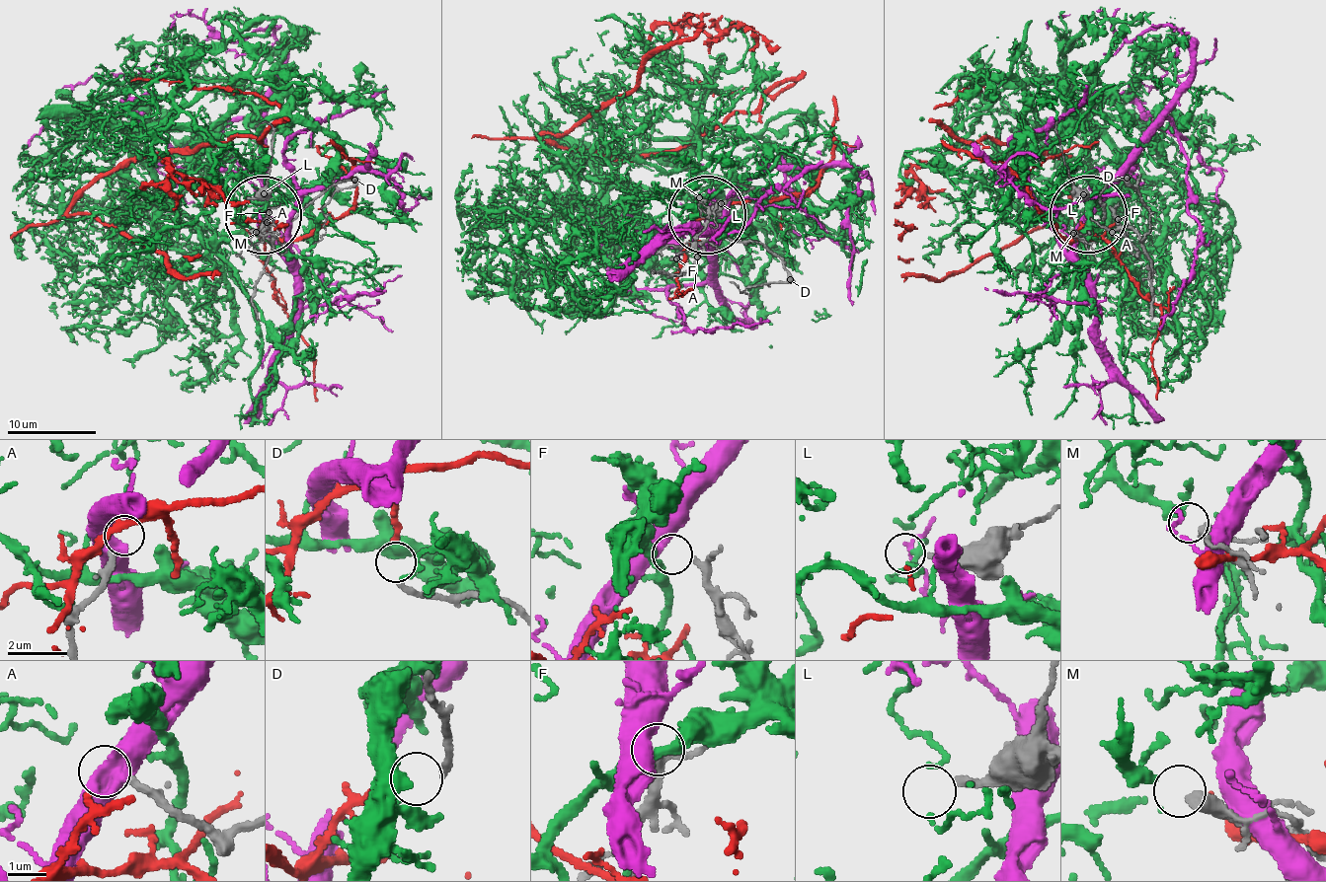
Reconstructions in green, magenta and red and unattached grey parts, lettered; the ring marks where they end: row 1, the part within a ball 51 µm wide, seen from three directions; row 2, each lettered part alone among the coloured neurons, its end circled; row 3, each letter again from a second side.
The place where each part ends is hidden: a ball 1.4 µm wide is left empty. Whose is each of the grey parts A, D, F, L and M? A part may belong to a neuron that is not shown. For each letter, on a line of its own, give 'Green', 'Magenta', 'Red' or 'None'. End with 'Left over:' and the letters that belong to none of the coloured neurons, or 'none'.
A: None
D: Red
F: None
L: None
M: Green
Left over: A, F, L

